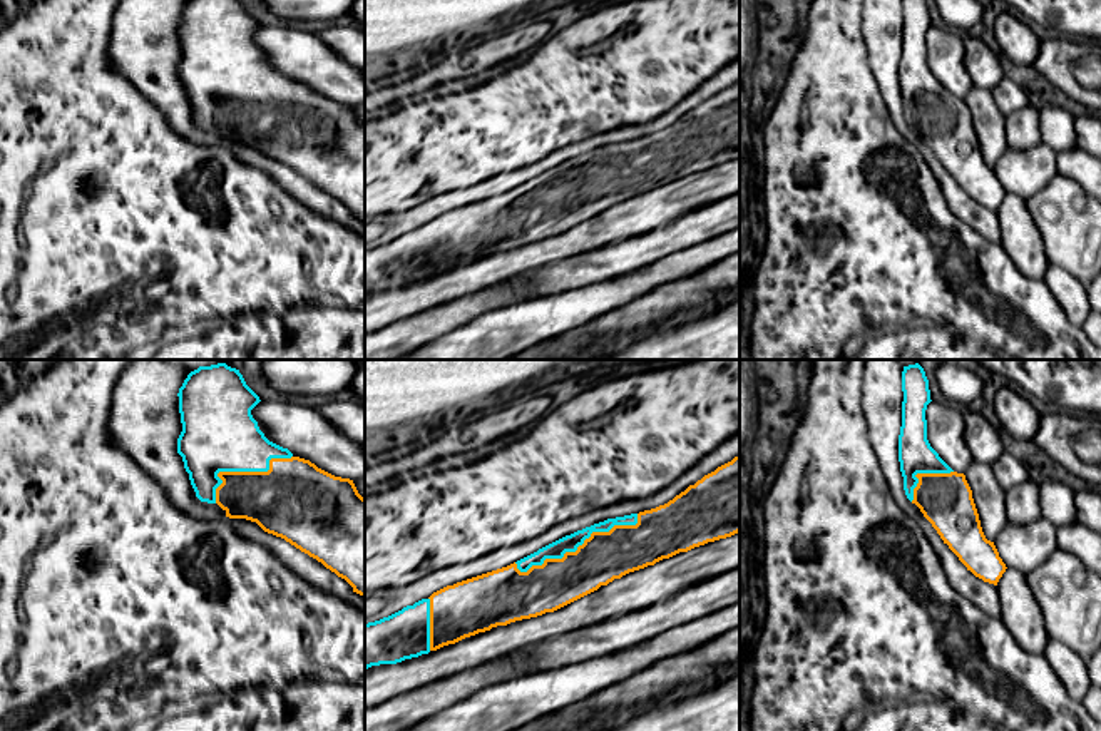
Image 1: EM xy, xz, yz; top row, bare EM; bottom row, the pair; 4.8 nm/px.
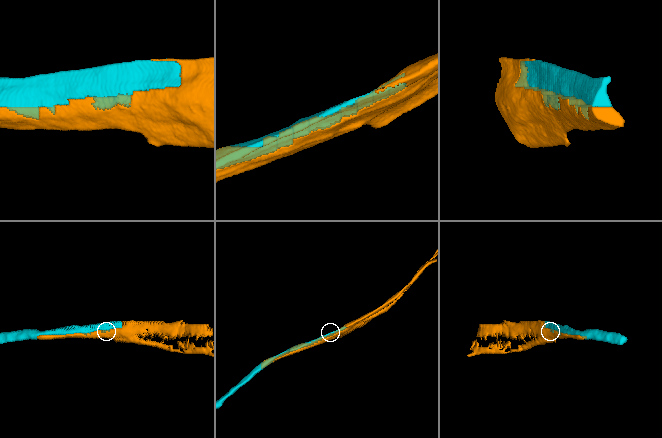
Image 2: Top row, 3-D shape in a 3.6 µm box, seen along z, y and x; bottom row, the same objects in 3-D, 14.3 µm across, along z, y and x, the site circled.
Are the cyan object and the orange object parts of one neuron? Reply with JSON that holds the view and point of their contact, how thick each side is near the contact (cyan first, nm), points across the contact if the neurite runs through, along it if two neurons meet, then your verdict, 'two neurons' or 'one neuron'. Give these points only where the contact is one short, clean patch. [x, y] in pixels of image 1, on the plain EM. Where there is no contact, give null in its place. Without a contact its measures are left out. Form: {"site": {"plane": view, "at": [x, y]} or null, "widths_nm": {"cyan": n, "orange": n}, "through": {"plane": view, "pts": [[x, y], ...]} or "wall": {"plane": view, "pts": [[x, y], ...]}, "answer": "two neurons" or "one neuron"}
{"site": {"plane": "xz", "at": [579, 169]}, "widths_nm": {"cyan": 80, "orange": 240}, "answer": "one neuron"}

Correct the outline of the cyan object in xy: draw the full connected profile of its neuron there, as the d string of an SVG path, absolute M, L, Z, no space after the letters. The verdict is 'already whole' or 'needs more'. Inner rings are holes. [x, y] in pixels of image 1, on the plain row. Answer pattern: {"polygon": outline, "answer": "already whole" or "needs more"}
{"polygon": "M187 0L177 22L182 49L177 79L182 82L196 122L201 127L218 129L229 144L256 147L264 157L284 164L345 204L353 217L365 222L365 124L353 105L335 102L269 67L251 40L261 25L246 10L243 0Z", "answer": "needs more"}

